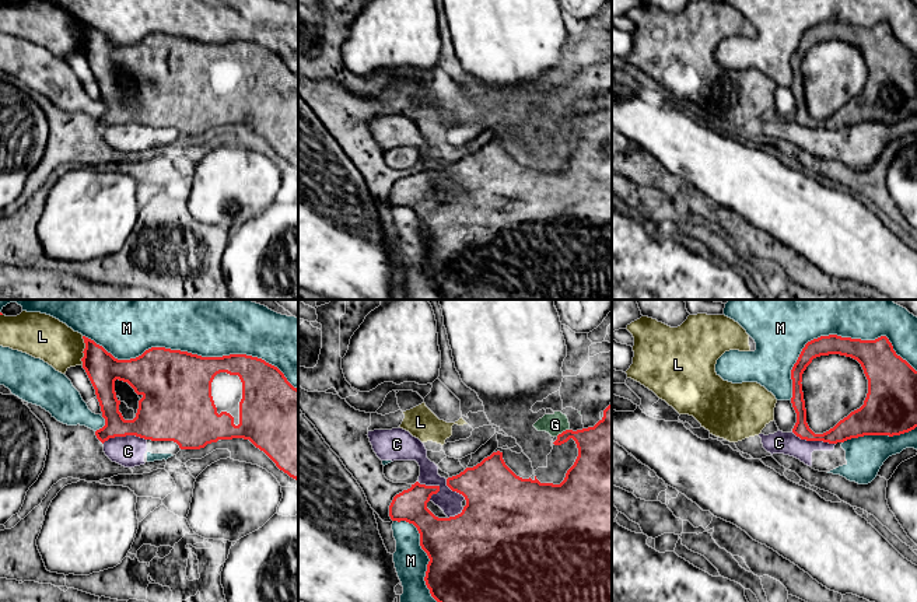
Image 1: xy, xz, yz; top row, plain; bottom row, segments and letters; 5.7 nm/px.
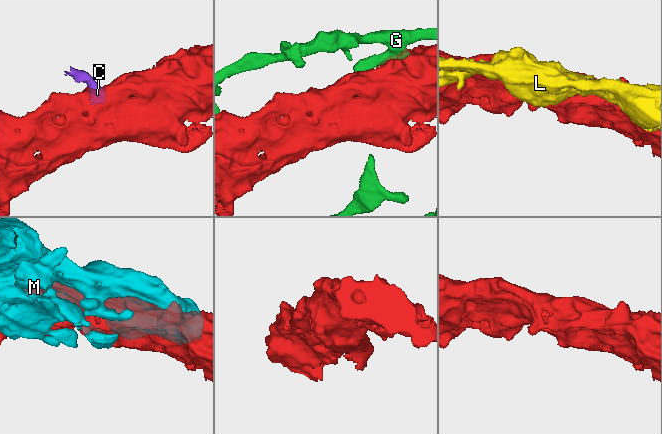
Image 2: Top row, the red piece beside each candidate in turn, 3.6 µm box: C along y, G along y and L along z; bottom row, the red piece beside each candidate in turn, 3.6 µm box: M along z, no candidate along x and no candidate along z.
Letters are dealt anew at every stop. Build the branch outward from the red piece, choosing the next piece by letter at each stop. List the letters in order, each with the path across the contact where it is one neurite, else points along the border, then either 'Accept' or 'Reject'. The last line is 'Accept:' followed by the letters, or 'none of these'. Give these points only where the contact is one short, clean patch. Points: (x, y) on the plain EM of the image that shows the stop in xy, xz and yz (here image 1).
C: Boundary: xy (146, 125), (135, 122), (109, 123), (102, 129). Reject
G: Reject
L: Reject
M: Reject
Accept: none of these

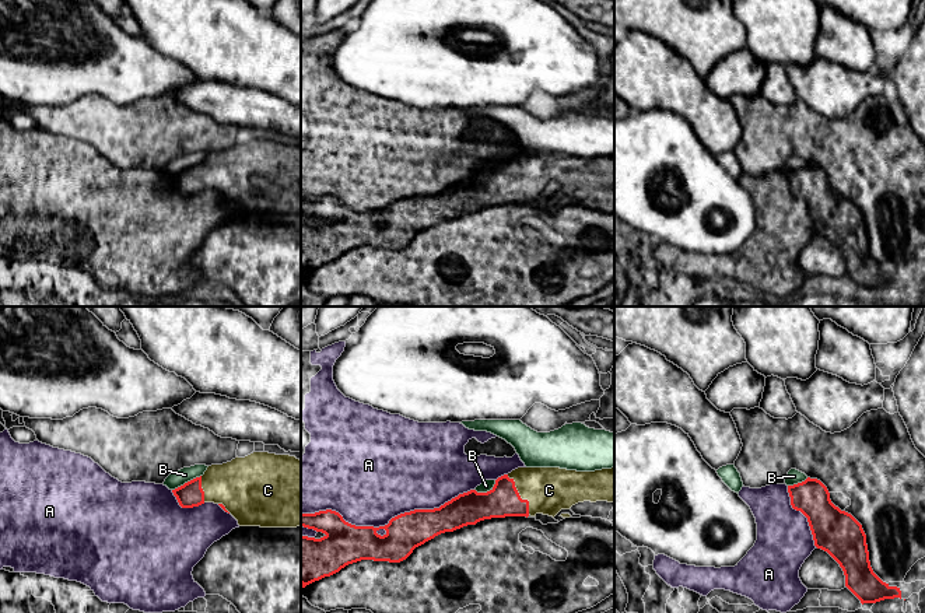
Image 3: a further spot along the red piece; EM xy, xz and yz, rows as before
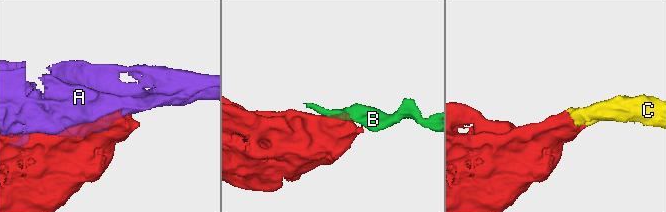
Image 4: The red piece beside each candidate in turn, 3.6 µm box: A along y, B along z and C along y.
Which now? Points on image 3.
A: Reject
B: Boundary: xy (200, 161), (172, 177). Reject
C: Accept
Accept: C

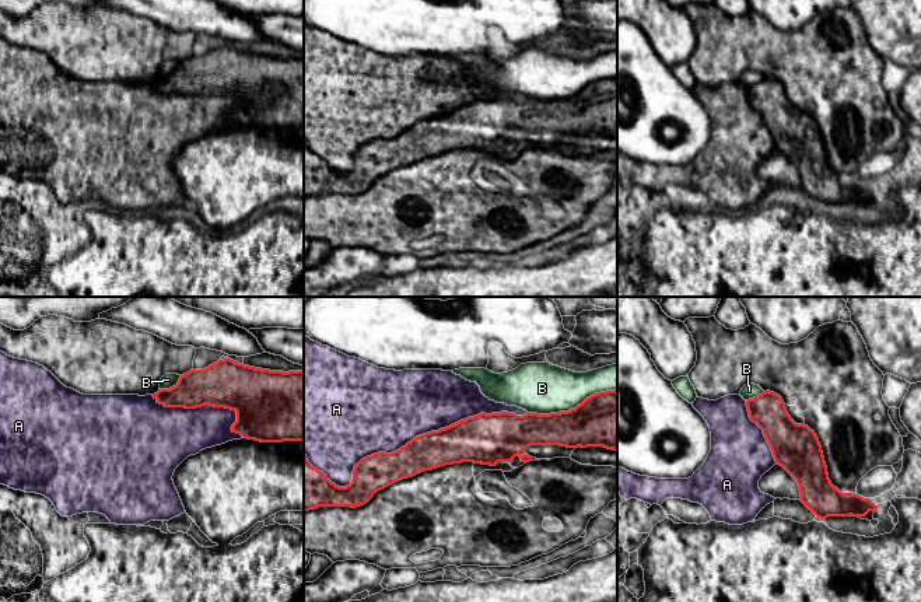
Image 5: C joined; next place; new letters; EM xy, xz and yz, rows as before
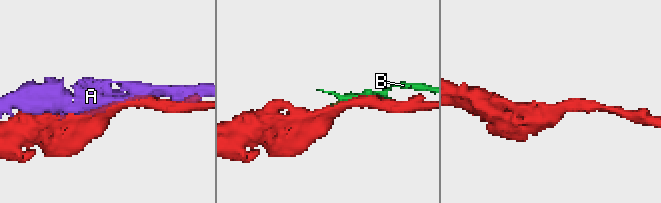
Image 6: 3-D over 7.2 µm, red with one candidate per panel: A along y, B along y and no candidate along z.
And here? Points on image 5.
A: Reject
B: Reject
Accept: none of these

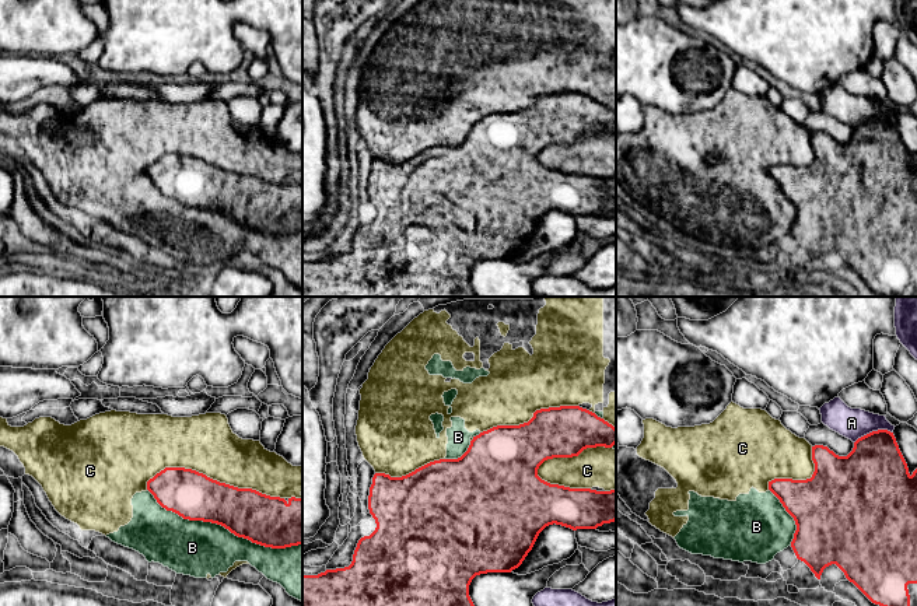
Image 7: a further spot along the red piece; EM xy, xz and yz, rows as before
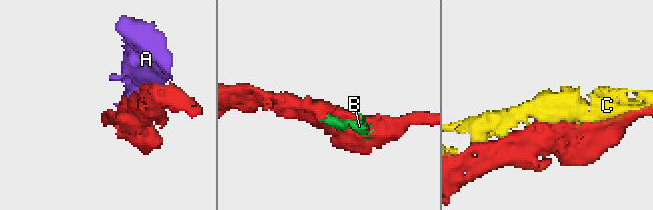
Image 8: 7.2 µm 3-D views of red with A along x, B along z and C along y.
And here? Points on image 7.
A: Reject
B: Reject
C: Reject
Accept: none of these

